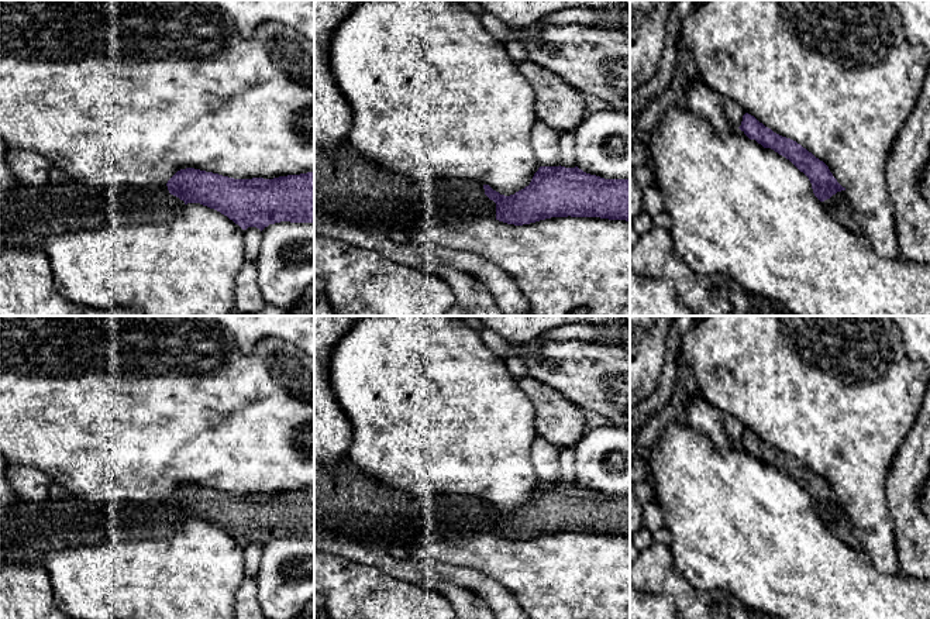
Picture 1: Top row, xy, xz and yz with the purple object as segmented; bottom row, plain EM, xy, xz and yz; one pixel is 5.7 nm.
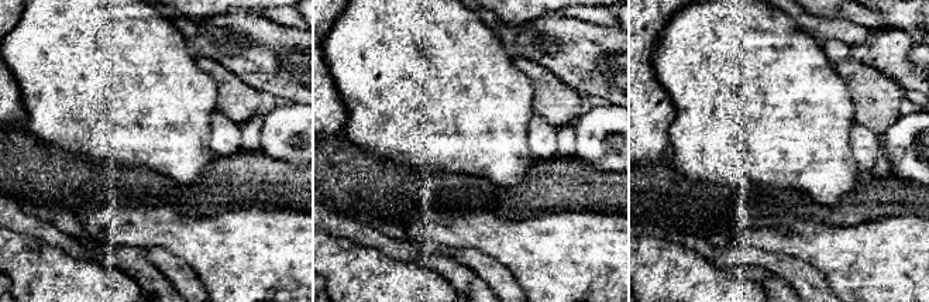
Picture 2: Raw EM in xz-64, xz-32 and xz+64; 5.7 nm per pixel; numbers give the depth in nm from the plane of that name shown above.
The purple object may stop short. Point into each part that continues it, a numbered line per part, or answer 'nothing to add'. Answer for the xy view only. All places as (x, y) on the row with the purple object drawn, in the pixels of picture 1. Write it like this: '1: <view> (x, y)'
1: xy (30, 215)

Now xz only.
1: xz (348, 188)

